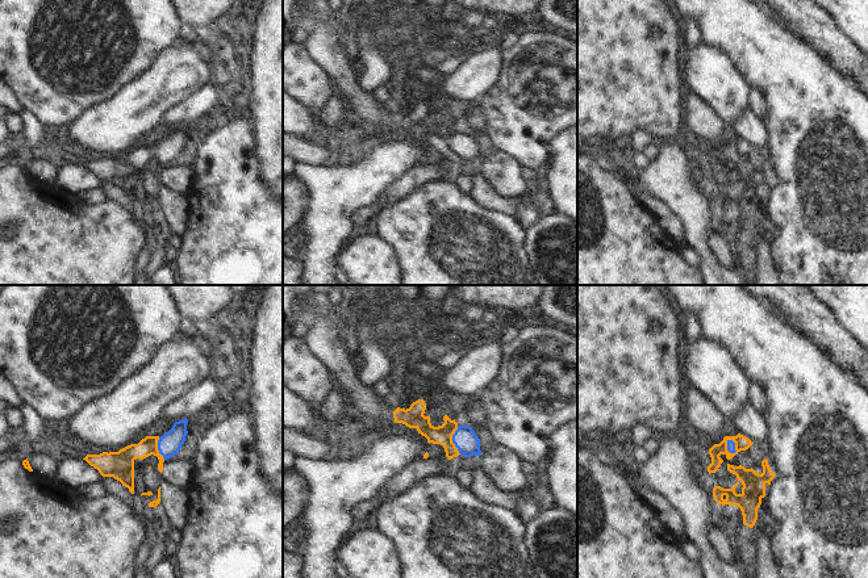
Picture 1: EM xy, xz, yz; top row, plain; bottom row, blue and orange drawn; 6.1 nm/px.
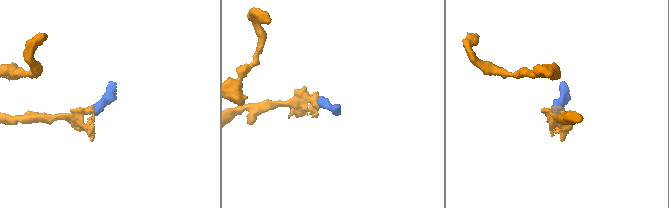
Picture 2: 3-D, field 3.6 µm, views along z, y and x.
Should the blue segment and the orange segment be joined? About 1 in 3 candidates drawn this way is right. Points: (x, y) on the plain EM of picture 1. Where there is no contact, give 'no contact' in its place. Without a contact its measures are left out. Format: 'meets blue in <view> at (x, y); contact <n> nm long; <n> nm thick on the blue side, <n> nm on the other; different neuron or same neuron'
meets blue in xz at (453, 146); contact 180 nm long; 140 nm thick on the blue side, 120 nm on the other; same neuron

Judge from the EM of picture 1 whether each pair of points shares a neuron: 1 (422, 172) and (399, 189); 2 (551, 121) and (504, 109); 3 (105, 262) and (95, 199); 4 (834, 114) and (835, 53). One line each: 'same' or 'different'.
1: same
2: same
3: different
4: different

